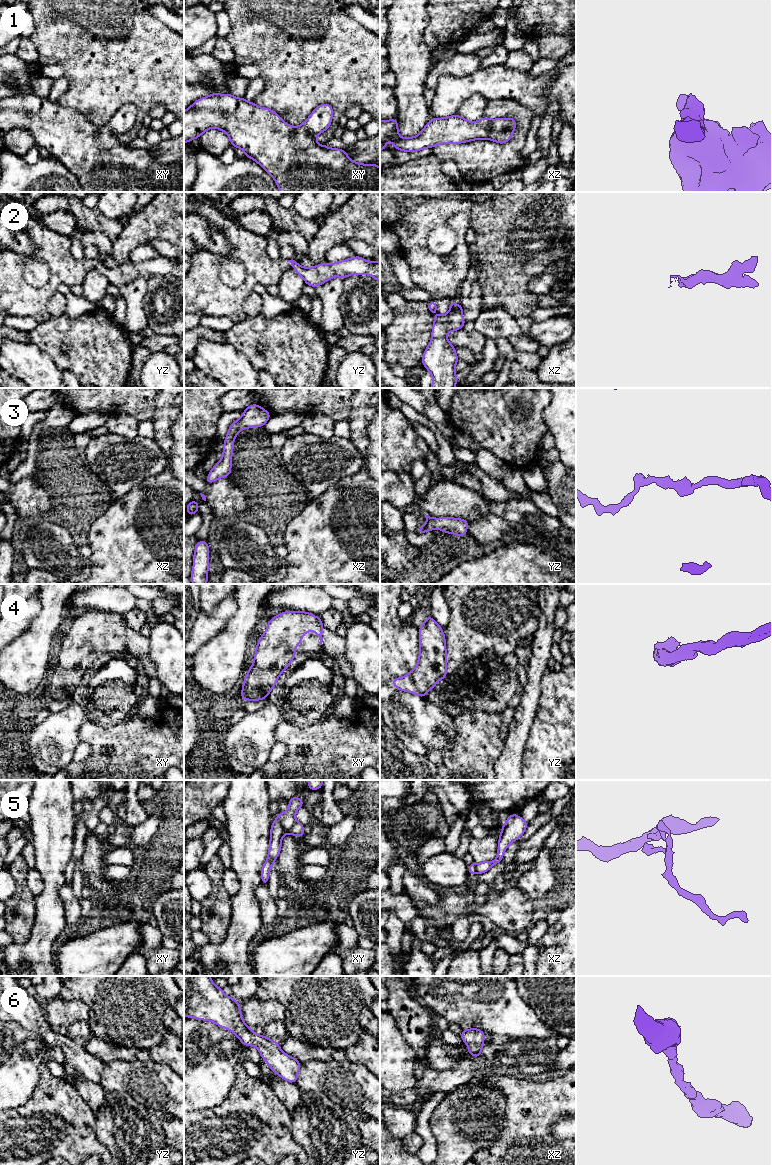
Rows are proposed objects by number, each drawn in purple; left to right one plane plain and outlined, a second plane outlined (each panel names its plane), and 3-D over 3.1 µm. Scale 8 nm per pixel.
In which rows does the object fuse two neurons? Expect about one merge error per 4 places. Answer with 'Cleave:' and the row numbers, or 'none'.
Cleave: 5

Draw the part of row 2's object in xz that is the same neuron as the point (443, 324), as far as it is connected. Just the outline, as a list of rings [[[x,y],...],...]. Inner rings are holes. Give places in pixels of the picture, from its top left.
[[[451,300],[446,315],[433,316],[432,340],[422,357],[423,366],[433,378],[431,388],[455,388],[457,385],[455,366],[459,358],[454,346],[445,337],[451,331],[463,329],[466,322],[462,311],[463,305],[456,305]]]

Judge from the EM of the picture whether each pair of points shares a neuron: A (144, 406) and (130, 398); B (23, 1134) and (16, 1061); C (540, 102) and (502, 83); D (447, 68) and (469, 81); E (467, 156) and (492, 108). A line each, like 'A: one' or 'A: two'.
A: one
B: two
C: one
D: two
E: one

